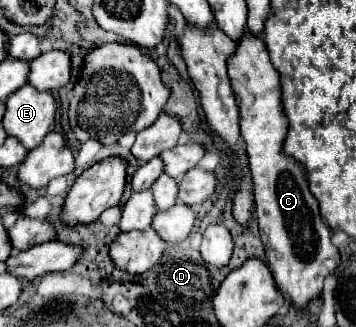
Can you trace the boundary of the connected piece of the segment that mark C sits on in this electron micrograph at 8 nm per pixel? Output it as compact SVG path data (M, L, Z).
M246 30L236 42L236 50L228 58L228 78L240 110L240 132L248 146L246 154L252 172L256 218L266 250L266 262L280 292L288 296L296 308L304 308L308 300L322 292L322 282L336 270L340 254L330 242L330 228L322 220L318 202L308 190L306 170L282 150L288 132L288 118L286 112L282 112L280 74L272 66L260 36Z

